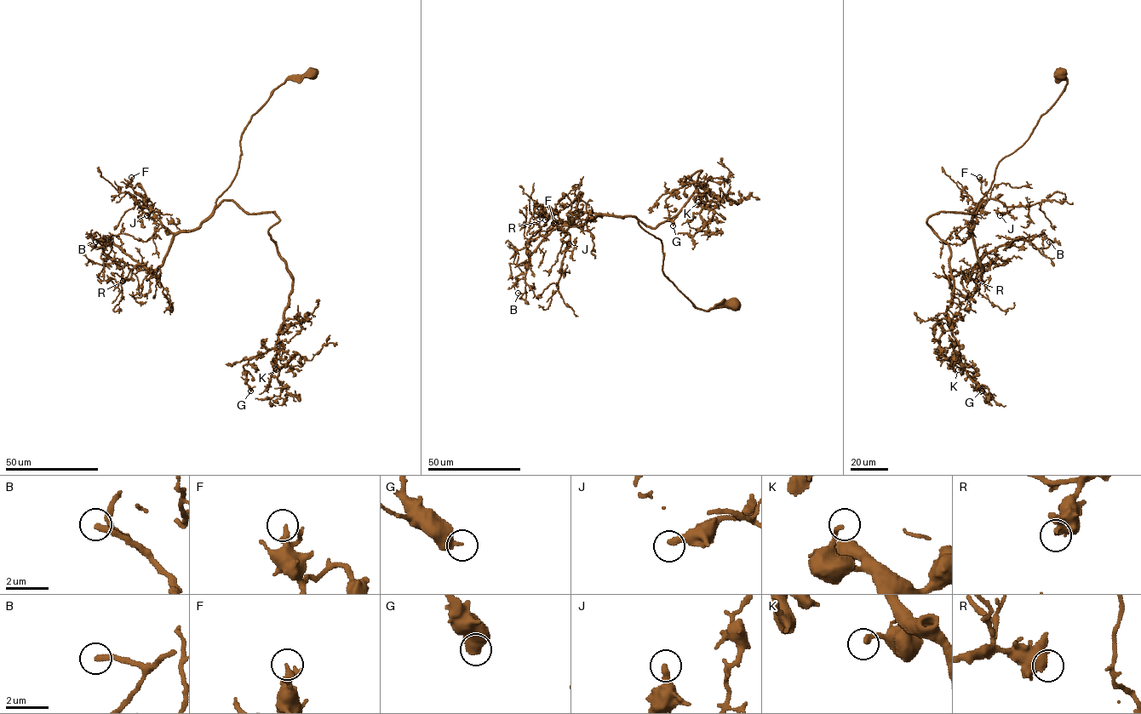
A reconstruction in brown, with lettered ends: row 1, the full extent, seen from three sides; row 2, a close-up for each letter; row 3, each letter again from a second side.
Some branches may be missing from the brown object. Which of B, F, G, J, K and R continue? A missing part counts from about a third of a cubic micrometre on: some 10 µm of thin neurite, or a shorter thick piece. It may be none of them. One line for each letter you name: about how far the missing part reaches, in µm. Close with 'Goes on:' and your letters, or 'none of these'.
B: about 20 µm are missing
Goes on: B

